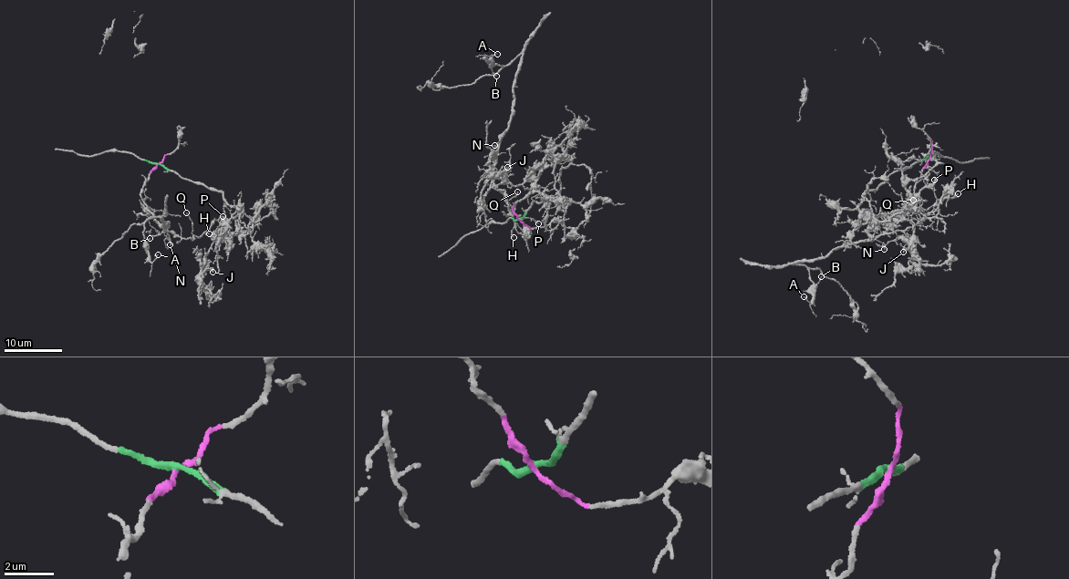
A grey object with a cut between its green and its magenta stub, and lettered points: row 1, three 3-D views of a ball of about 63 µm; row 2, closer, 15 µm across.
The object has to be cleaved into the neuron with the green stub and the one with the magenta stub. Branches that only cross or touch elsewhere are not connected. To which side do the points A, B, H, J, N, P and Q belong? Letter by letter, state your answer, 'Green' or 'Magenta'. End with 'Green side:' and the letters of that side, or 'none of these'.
A: Magenta
B: Magenta
H: Magenta
J: Green
N: Magenta
P: Green
Q: Magenta
Green side: J, P

